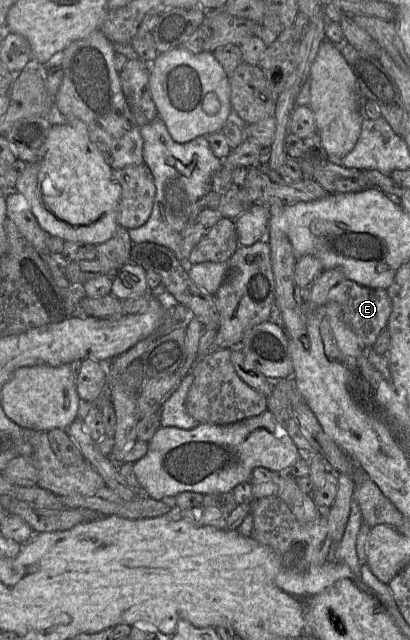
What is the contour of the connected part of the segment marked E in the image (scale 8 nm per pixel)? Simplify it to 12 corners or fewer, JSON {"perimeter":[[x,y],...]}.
{"perimeter":[[324,270],[304,292],[318,307],[337,302],[366,347],[387,328],[387,289]]}

